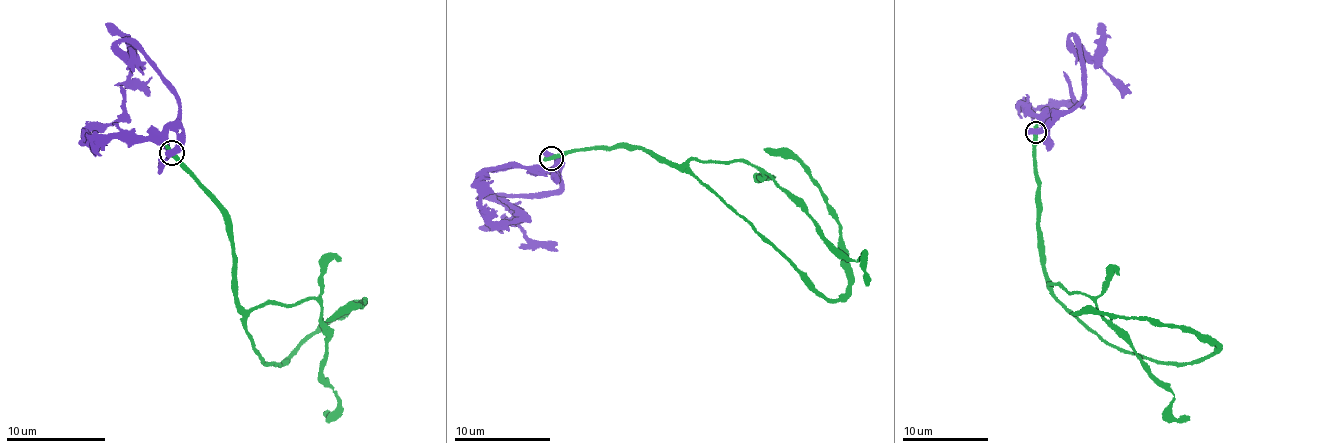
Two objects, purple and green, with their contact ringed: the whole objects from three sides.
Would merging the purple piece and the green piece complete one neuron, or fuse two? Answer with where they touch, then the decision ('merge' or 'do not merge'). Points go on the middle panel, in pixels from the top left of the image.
place (551, 158); do not merge

